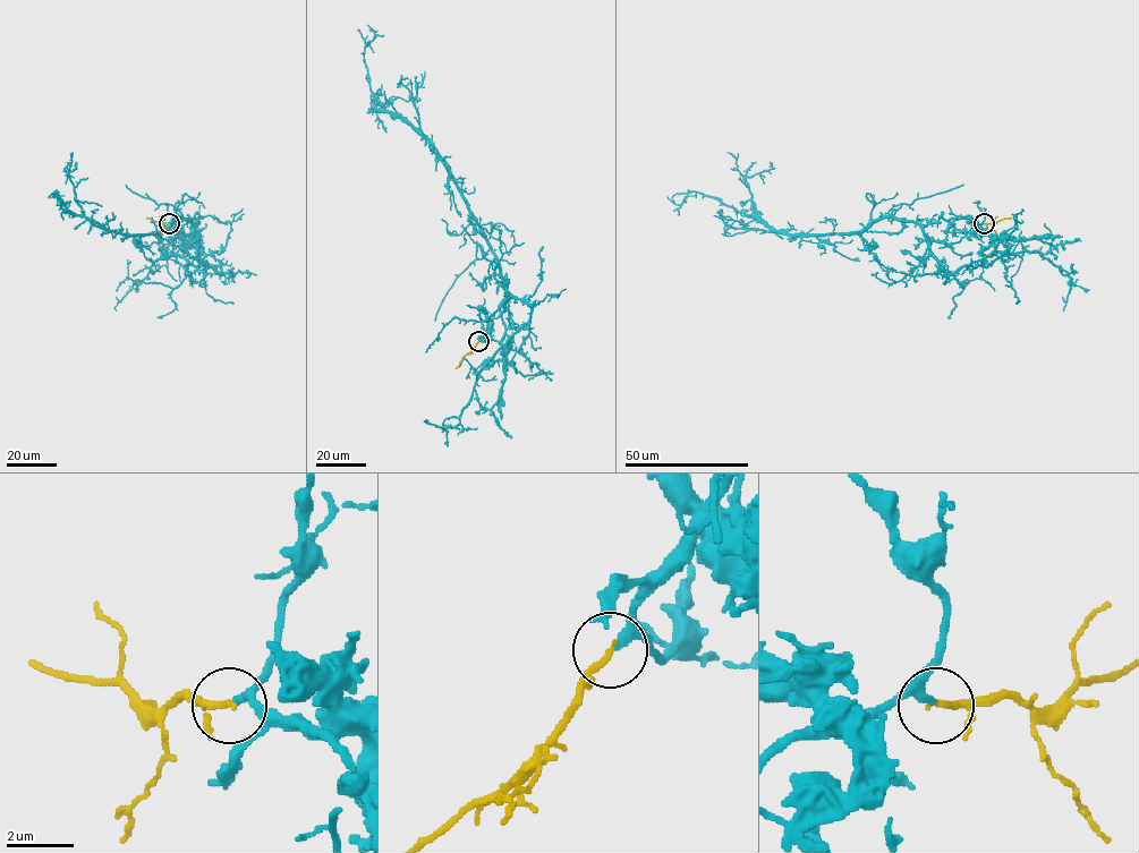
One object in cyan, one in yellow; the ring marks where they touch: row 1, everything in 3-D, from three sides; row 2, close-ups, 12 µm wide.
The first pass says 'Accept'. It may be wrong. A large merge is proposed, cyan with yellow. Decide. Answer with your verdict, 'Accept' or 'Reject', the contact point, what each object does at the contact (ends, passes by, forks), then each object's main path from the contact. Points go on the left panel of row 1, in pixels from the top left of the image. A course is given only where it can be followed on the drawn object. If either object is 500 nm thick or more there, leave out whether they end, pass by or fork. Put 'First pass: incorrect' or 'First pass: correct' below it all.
Accept. Place: (169, 223). At the ring cyan passes by. At the ring yellow ends. Course of cyan: (169, 223), (196, 241), (197, 230), (180, 218), (164, 231), (120, 235), (67, 213), (58, 197). Course of yellow: (169, 223), (146, 219)
First pass: correct

